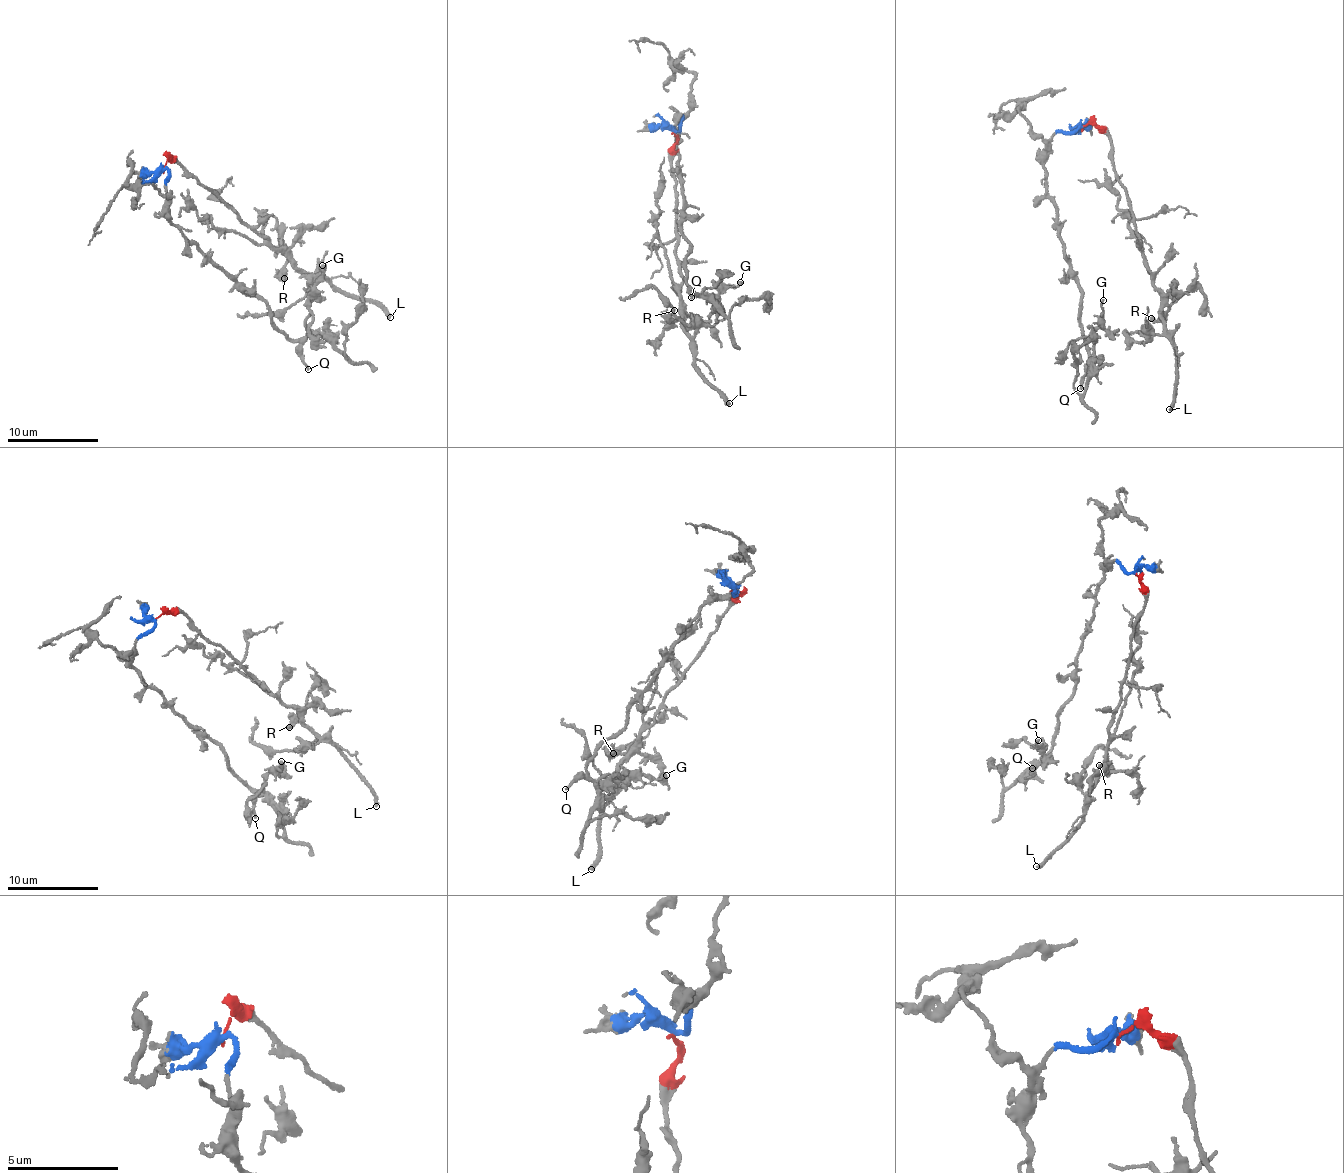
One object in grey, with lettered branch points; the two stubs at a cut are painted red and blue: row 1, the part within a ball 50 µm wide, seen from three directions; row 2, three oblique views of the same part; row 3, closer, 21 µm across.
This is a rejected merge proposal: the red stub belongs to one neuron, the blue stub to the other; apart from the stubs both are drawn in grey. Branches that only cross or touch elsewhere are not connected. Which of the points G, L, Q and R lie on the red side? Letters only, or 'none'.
L, R

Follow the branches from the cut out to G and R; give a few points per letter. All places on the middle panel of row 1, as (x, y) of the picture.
G: (673, 131), (684, 115), (675, 125), (690, 289), (701, 294), (717, 282), (740, 283)
R: (673, 133), (676, 143), (671, 173), (678, 235), (675, 248), (683, 279), (678, 319), (668, 317), (675, 309)

